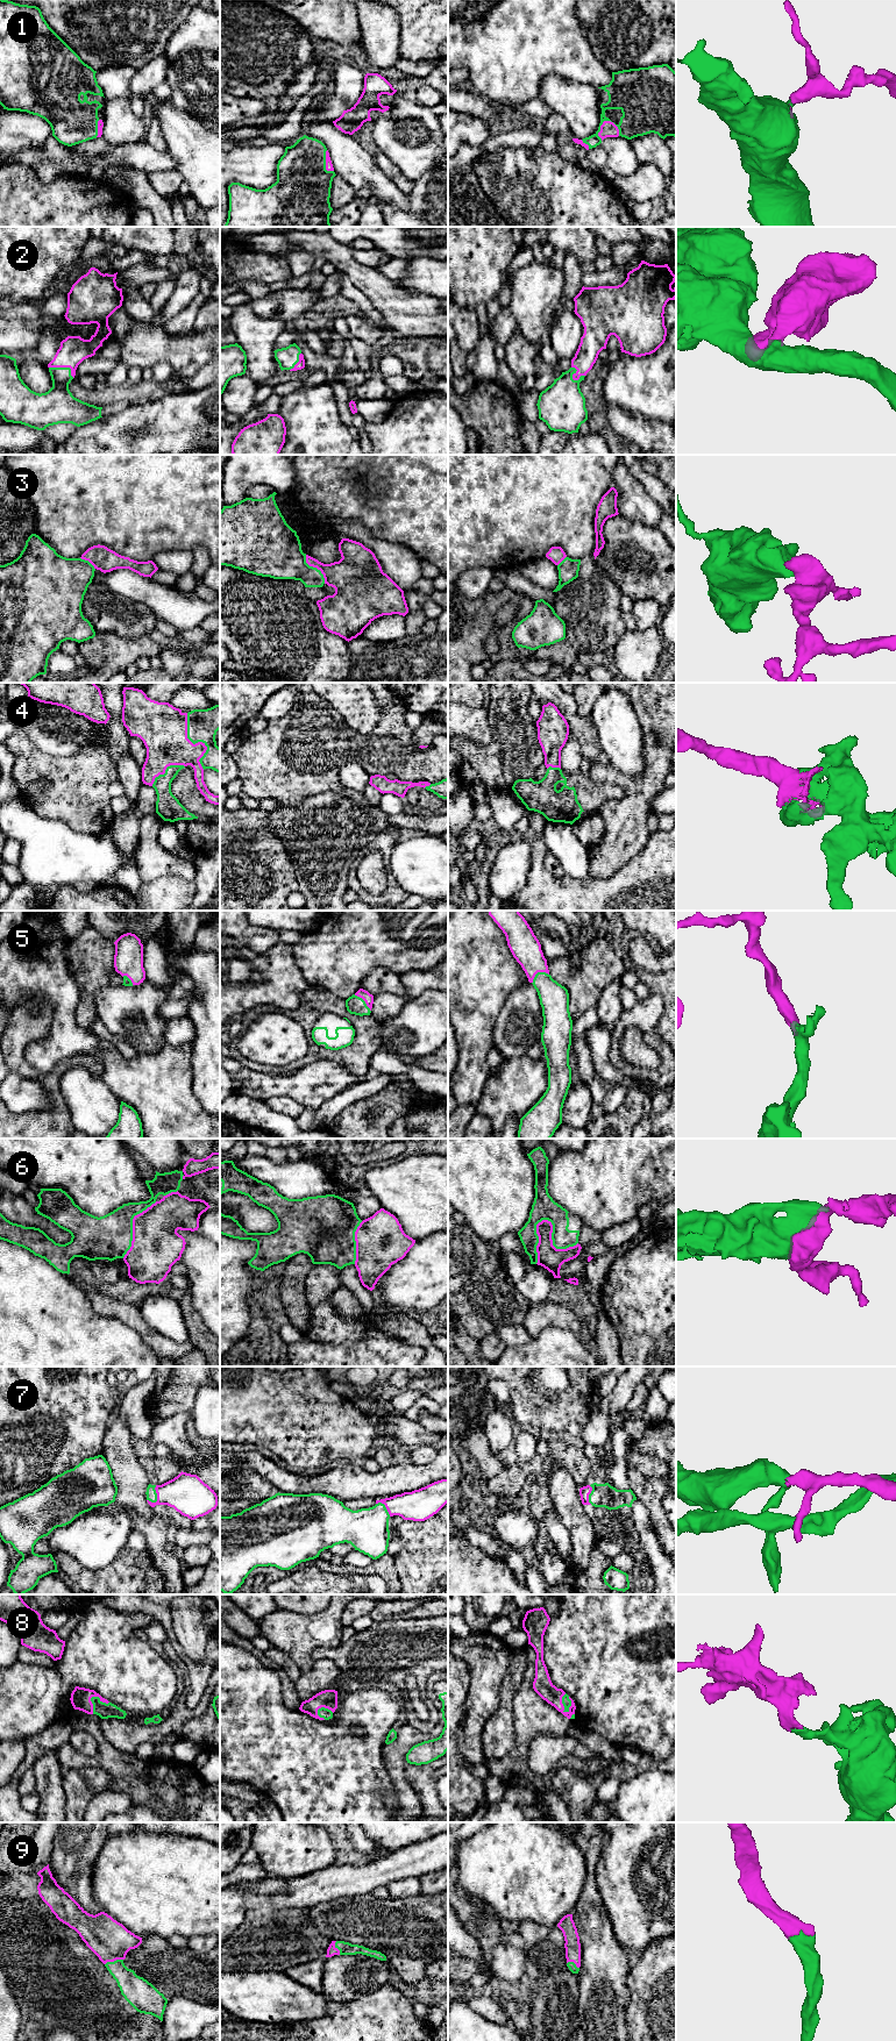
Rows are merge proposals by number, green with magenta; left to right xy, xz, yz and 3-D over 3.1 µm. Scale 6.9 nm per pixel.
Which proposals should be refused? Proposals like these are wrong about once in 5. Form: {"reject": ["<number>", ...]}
{"reject": ["3", "6"]}

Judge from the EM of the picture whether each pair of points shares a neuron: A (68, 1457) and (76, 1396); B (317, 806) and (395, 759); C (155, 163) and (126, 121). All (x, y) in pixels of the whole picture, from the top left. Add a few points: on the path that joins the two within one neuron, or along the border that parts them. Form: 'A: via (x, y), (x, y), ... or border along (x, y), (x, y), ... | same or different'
A: via (68, 1442), (69, 1411) | same
B: border along (343, 787), (317, 794) | different
C: border along (143, 138), (136, 142), (113, 145) | different

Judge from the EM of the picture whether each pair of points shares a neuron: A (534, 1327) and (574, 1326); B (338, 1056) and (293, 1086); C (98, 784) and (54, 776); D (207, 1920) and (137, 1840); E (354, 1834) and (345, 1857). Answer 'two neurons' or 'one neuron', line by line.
A: one neuron
B: two neurons
C: one neuron
D: one neuron
E: two neurons

